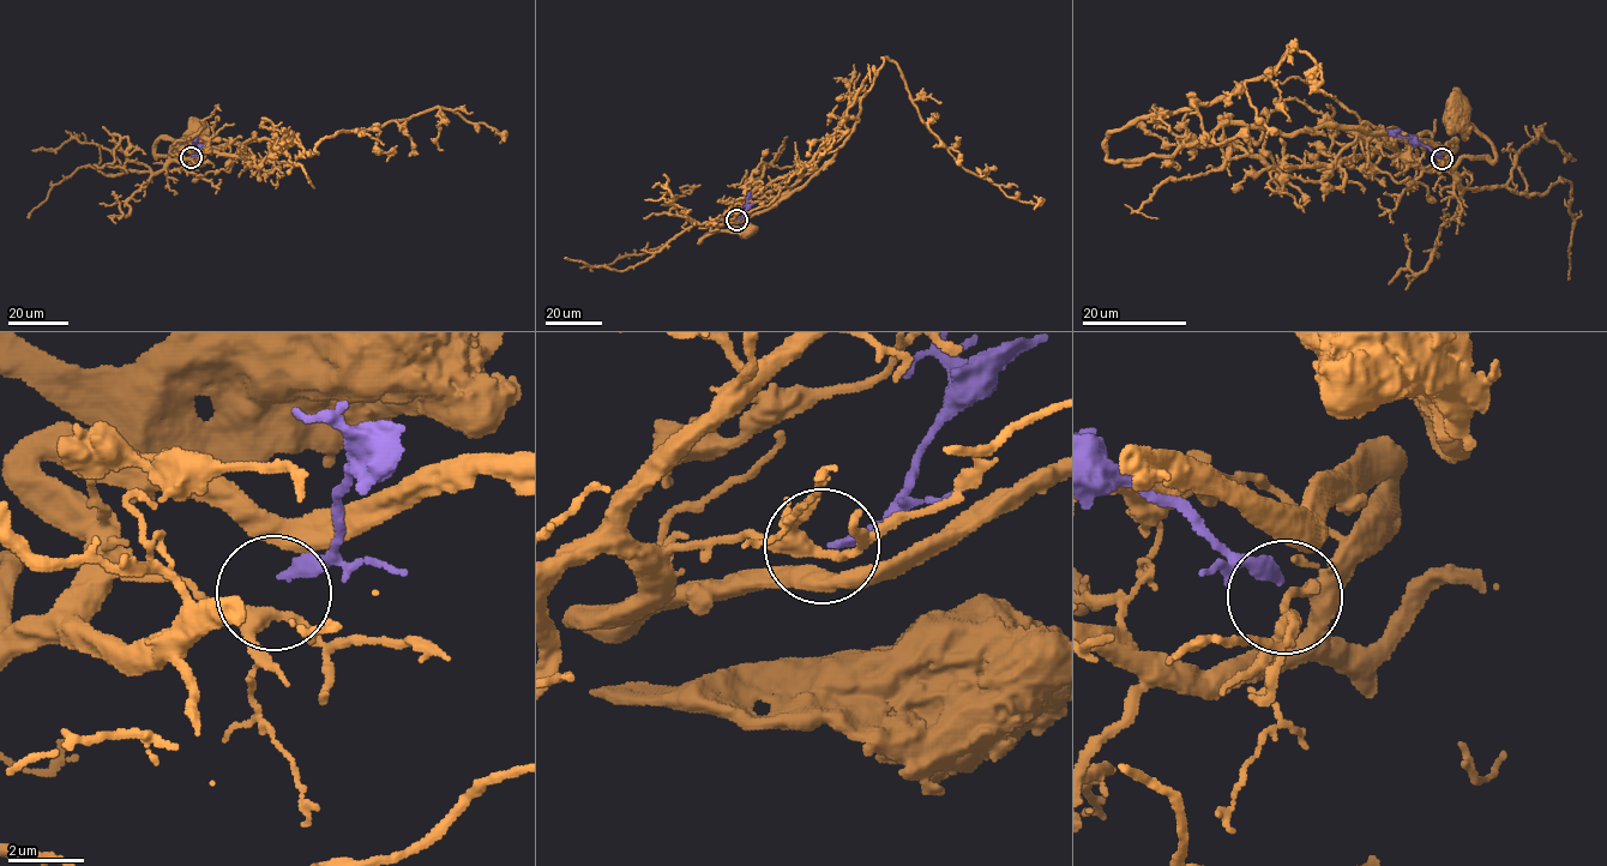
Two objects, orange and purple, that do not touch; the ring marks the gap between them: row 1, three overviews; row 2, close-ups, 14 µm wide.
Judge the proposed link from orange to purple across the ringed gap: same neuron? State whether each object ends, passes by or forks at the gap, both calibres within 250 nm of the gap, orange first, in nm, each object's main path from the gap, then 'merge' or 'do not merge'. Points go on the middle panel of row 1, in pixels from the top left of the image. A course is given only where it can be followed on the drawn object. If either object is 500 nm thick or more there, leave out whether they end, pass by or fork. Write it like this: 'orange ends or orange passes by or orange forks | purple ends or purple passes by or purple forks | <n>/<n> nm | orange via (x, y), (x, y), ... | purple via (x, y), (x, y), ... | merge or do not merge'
orange forks | purple ends | 320/260 nm | orange via (736, 218), (718, 220), (716, 229), (700, 244), (710, 233), (734, 229), (748, 235), (748, 232) | purple via (738, 220), (745, 212), (751, 192) | do not merge

